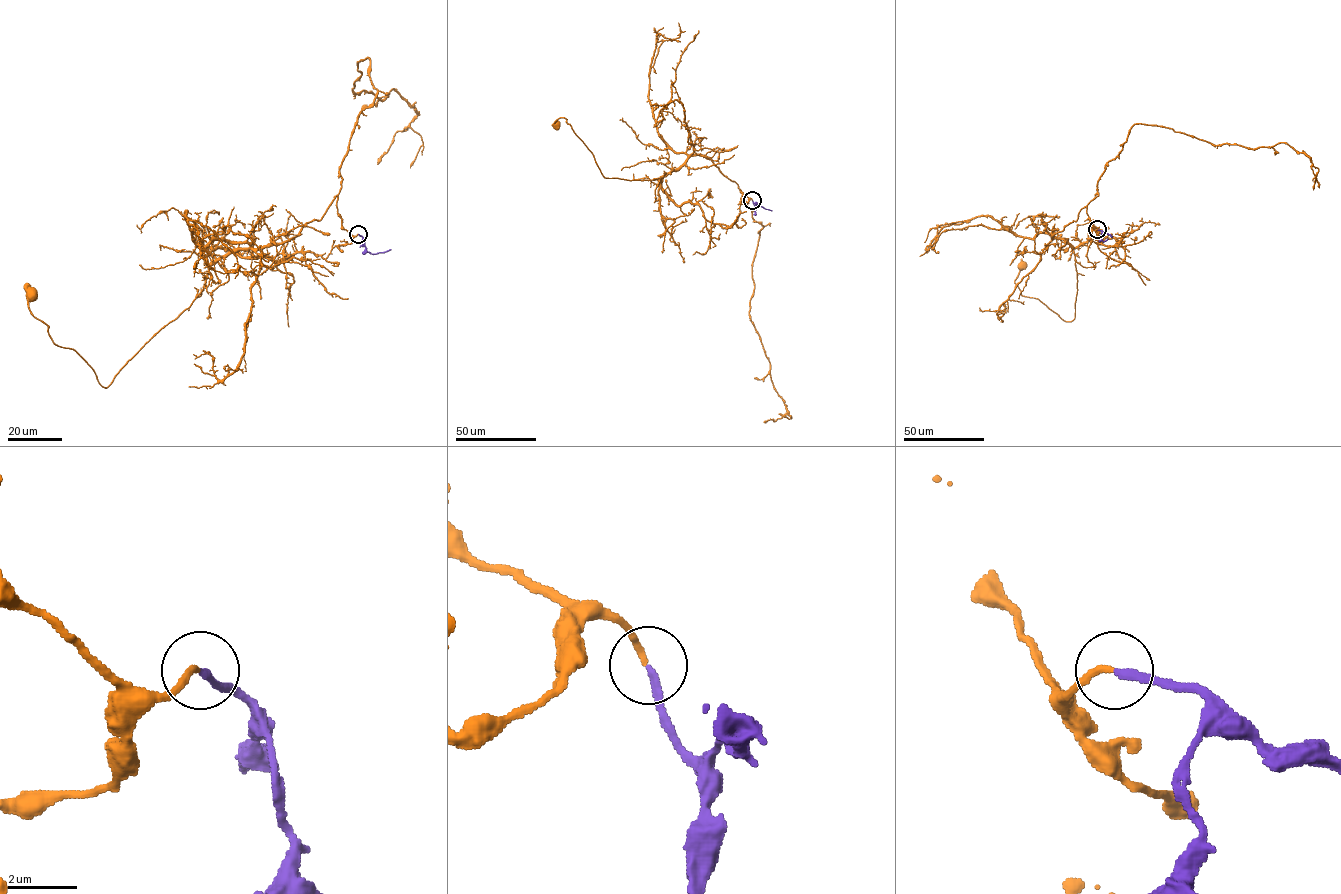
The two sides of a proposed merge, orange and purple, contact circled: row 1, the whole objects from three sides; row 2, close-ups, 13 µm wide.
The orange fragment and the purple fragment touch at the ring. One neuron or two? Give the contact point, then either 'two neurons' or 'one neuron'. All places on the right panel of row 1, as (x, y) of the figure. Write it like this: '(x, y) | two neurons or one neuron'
(1097, 229) | one neuron

